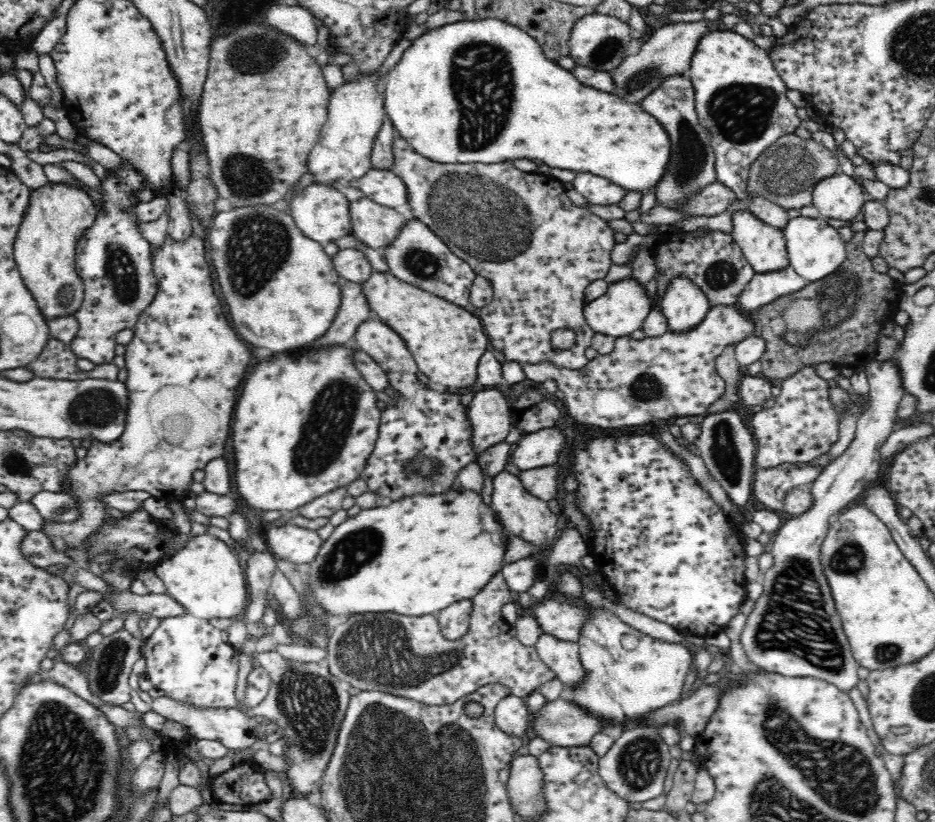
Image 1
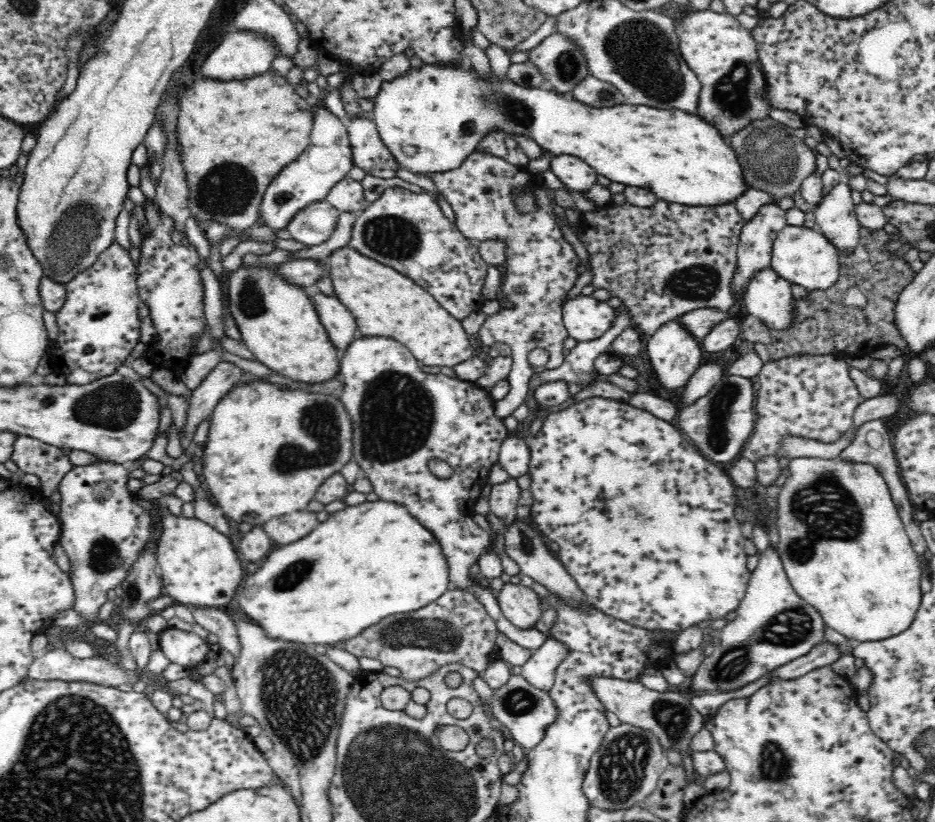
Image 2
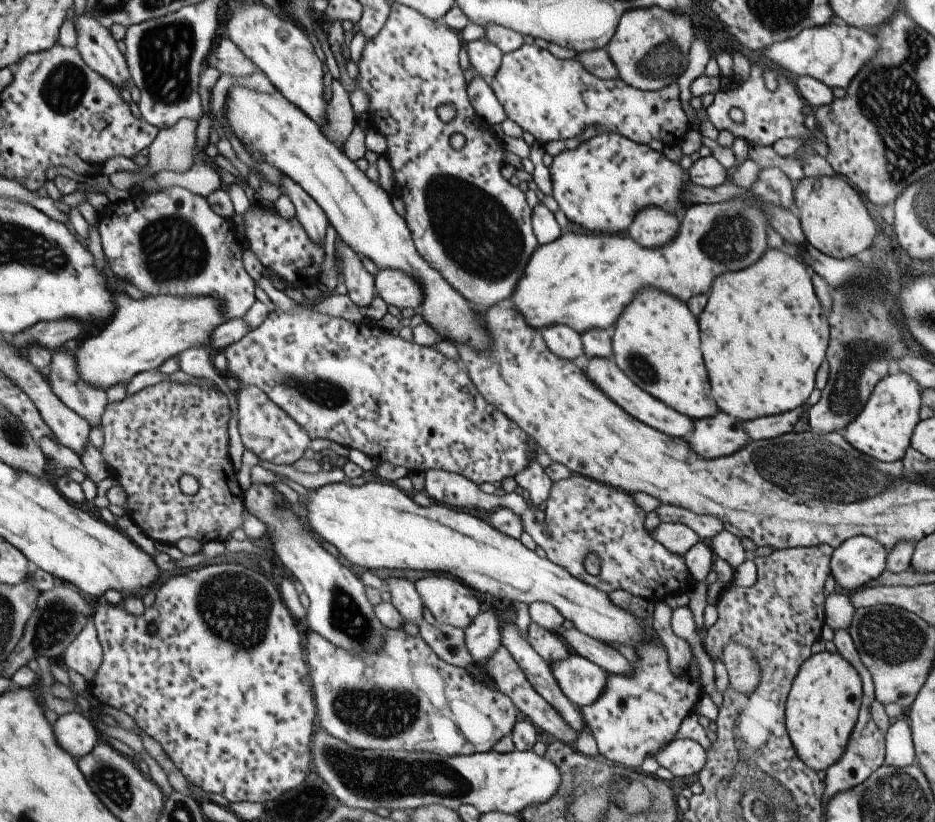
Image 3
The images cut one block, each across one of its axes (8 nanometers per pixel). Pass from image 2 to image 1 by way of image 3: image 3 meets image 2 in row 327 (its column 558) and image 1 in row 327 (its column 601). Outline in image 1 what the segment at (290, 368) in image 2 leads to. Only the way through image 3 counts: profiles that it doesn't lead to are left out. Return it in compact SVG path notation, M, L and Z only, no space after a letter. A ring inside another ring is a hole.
M251 204L220 211L214 217L208 240L212 270L235 332L242 340L256 348L270 348L273 353L288 353L326 334L340 311L343 280L332 256L324 251L324 244L304 235L288 208L280 210L274 204Z

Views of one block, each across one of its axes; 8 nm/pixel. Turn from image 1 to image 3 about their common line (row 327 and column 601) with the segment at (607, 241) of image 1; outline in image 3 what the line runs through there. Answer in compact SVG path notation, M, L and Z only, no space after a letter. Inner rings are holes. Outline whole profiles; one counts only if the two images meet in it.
M569 475L565 479L552 482L548 497L545 501L545 509L543 511L543 522L537 522L534 511L527 506L523 498L515 493L505 493L497 497L497 502L502 507L513 510L523 526L523 532L529 534L533 542L543 552L549 562L567 570L569 576L577 578L579 582L593 586L605 594L609 594L612 590L623 590L633 596L644 598L655 604L661 603L661 600L669 598L669 596L677 596L677 594L685 594L689 592L692 585L692 576L689 574L683 556L671 554L669 550L665 550L659 542L654 541L643 528L643 518L645 512L635 506L633 498L630 494L624 493L622 490L605 486L600 482L591 480L581 475ZM587 554L595 554L599 560L599 574L595 576L587 574L583 568L583 560Z

